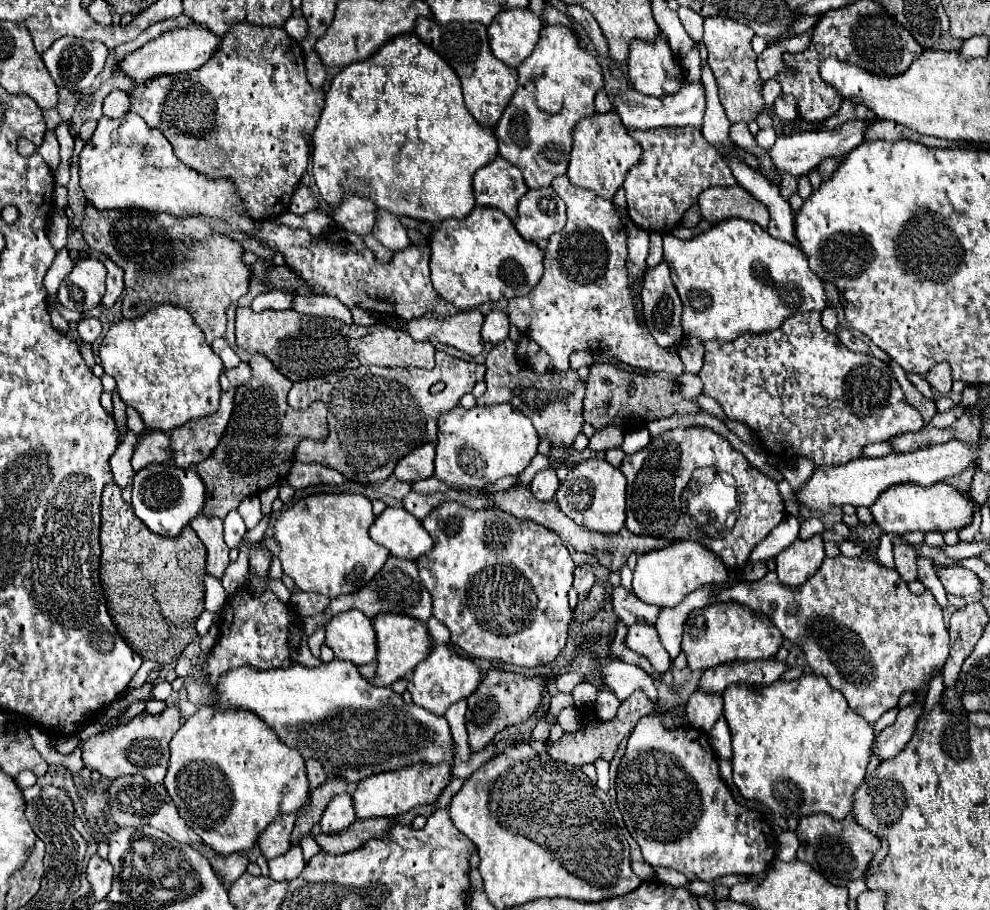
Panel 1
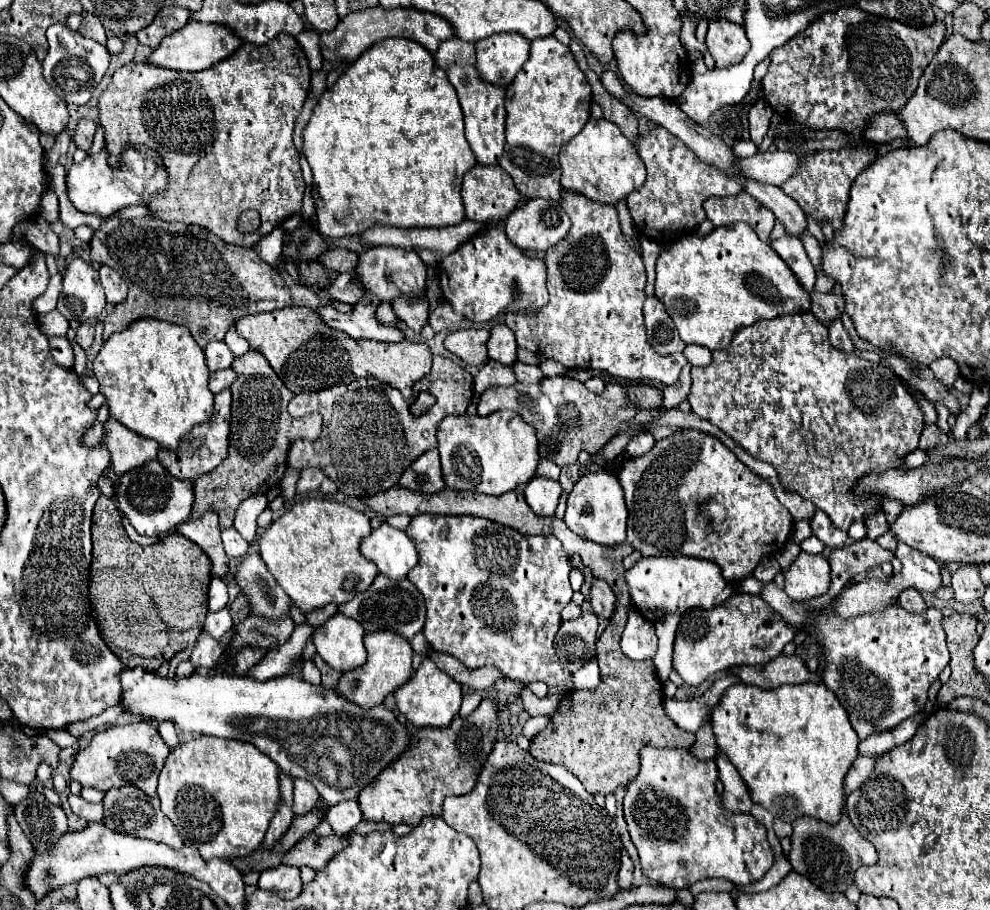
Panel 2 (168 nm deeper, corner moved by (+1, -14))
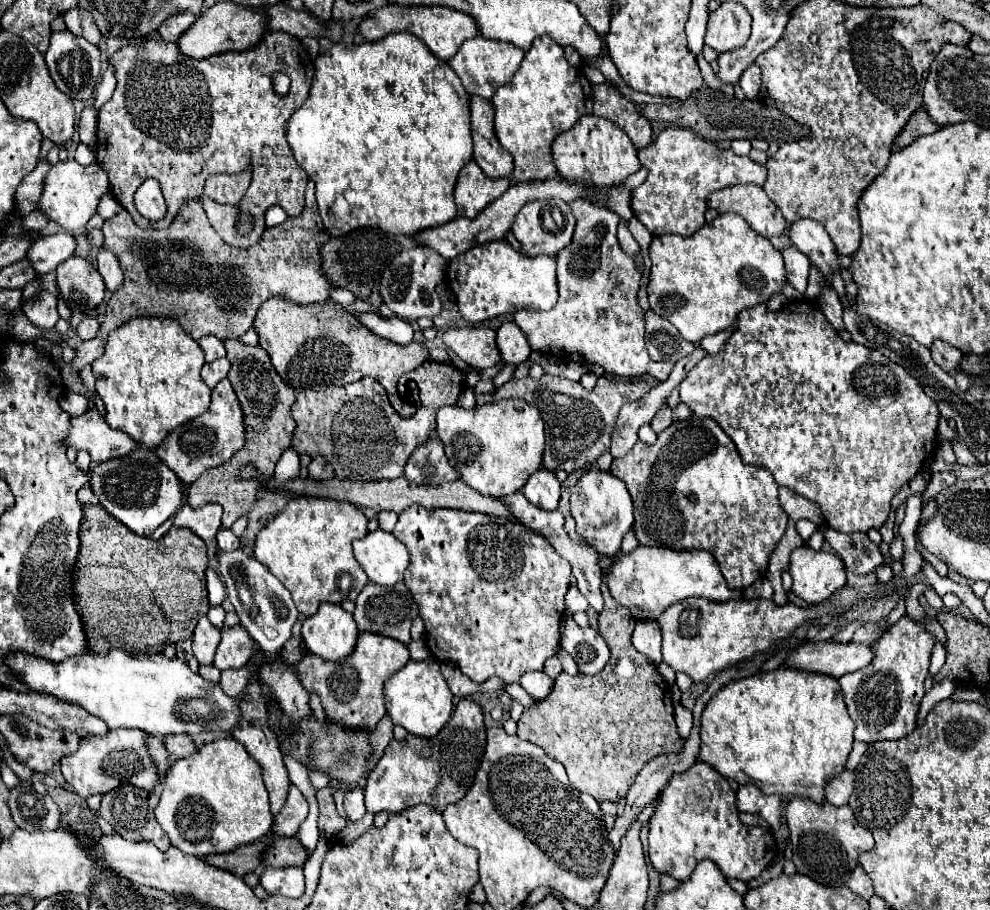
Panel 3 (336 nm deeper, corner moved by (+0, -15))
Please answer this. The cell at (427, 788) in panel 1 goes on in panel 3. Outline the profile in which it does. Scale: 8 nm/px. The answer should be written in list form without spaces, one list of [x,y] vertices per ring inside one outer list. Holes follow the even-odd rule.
[[[462,698],[450,716],[450,722],[442,728],[442,732],[438,732],[438,736],[418,738],[410,734],[402,742],[392,740],[388,744],[384,756],[370,772],[368,784],[364,788],[366,810],[372,814],[382,810],[398,814],[412,806],[428,804],[438,812],[444,812],[448,804],[462,800],[470,790],[484,756],[484,746],[486,728],[482,710],[474,700]]]

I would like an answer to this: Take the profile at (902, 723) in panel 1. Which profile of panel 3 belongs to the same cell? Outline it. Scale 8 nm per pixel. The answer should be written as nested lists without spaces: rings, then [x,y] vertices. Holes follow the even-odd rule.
[[[844,770],[840,776],[836,776],[834,780],[830,780],[830,782],[824,786],[826,802],[832,804],[832,806],[848,804],[848,798],[850,798],[852,788],[854,788],[854,772]]]

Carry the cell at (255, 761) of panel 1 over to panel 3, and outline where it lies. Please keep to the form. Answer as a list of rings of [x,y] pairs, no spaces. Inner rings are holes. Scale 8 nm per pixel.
[[[234,738],[208,742],[194,756],[178,758],[162,780],[162,794],[154,814],[162,830],[168,834],[172,846],[182,850],[184,854],[192,854],[198,858],[232,852],[242,844],[260,840],[270,832],[274,820],[268,804],[268,792],[262,782],[262,770],[254,760],[250,760],[250,754]]]

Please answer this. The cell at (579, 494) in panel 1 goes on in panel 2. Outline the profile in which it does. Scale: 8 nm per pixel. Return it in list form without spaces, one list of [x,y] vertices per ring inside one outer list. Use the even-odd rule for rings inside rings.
[[[589,471],[583,475],[573,491],[567,497],[565,523],[579,537],[589,539],[599,545],[621,545],[625,541],[625,525],[627,525],[627,505],[623,499],[623,487],[613,473],[607,471]]]

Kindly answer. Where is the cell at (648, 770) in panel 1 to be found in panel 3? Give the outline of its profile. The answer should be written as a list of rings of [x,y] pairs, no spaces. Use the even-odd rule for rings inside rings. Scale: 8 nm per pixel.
[[[694,764],[682,774],[674,774],[660,792],[662,800],[650,818],[650,860],[660,874],[686,880],[700,860],[714,860],[726,878],[752,880],[774,860],[776,840],[762,826],[744,826],[738,820],[736,792],[724,776],[718,776],[708,764]]]

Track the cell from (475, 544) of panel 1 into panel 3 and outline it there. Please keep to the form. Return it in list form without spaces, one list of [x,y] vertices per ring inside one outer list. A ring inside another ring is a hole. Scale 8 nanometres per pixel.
[[[418,504],[406,508],[400,516],[398,516],[398,524],[394,526],[392,534],[408,548],[410,552],[410,566],[404,572],[404,584],[410,588],[414,602],[418,604],[418,612],[420,618],[424,620],[426,632],[424,632],[424,642],[428,646],[428,650],[432,652],[432,656],[440,662],[452,662],[456,668],[460,668],[460,672],[464,676],[468,676],[472,682],[482,684],[488,678],[500,678],[502,682],[518,682],[520,676],[524,672],[530,670],[542,670],[544,660],[556,656],[558,652],[558,644],[560,644],[560,622],[564,616],[564,596],[568,592],[568,580],[570,580],[570,562],[564,560],[550,542],[544,540],[544,536],[532,532],[530,528],[506,520],[506,518],[498,518],[492,514],[478,514],[478,512],[464,512],[464,510],[448,510],[448,508],[436,508],[436,510],[426,510]]]

